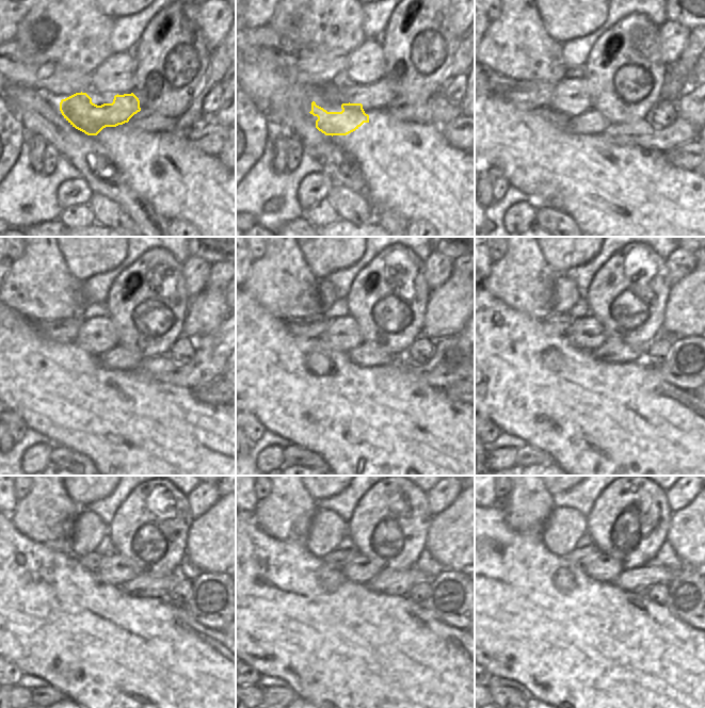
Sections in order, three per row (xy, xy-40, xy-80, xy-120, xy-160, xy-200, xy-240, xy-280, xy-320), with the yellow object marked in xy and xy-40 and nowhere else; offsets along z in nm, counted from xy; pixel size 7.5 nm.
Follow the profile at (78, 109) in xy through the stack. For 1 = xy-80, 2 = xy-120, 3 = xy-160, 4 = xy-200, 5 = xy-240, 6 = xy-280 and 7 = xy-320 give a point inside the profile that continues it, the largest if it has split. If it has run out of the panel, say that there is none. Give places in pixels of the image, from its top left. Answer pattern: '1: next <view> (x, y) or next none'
1: next xy-80 (593, 121)
2: next xy-120 (118, 358)
3: next xy-160 (368, 354)
4: next xy-200 (613, 351)
5: next xy-240 (143, 585)
6: next xy-280 (391, 582)
7: next xy-320 (638, 580)

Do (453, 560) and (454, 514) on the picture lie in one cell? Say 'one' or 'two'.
one

